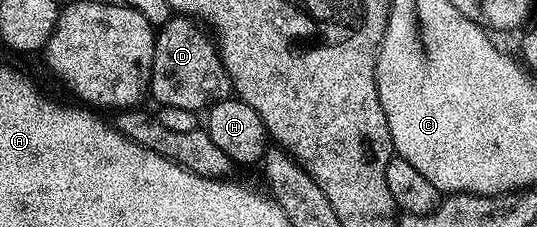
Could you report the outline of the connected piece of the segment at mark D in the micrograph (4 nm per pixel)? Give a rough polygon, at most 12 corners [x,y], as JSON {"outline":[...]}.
{"outline":[[192,19],[158,27],[149,94],[203,112],[232,93]]}

